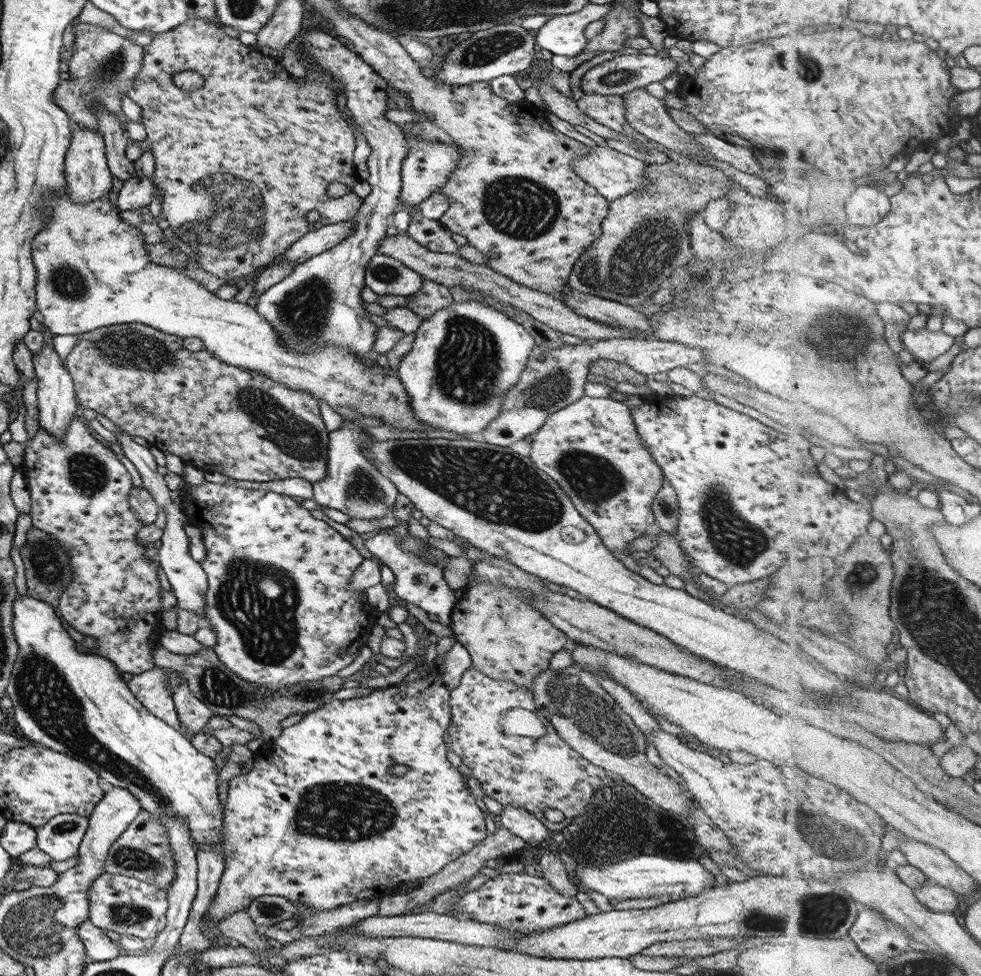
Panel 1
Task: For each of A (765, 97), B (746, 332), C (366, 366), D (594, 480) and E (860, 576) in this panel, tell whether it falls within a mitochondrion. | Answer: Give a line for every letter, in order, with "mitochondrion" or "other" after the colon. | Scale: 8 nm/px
A: other
B: mitochondrion
C: other
D: mitochondrion
E: mitochondrion

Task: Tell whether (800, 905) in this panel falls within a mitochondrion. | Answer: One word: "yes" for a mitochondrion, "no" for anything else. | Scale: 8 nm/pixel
yes

